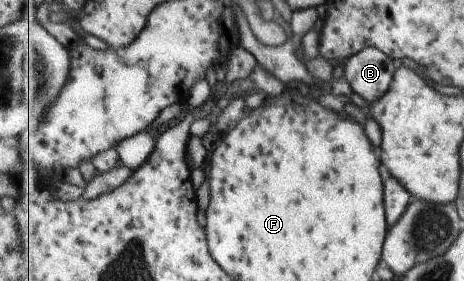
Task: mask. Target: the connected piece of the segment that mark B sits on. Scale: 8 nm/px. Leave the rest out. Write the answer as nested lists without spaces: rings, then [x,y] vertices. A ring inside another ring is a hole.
[[[375,47],[363,49],[344,64],[345,79],[352,91],[369,104],[380,100],[389,91],[397,71],[393,58]]]

